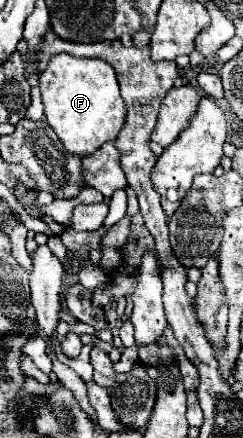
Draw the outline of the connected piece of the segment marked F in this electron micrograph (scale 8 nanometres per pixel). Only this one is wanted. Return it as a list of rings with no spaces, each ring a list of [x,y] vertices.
[[[57,54],[39,76],[39,88],[45,104],[45,120],[69,154],[81,158],[93,154],[105,142],[115,140],[125,124],[127,106],[119,94],[115,70],[105,60]]]

